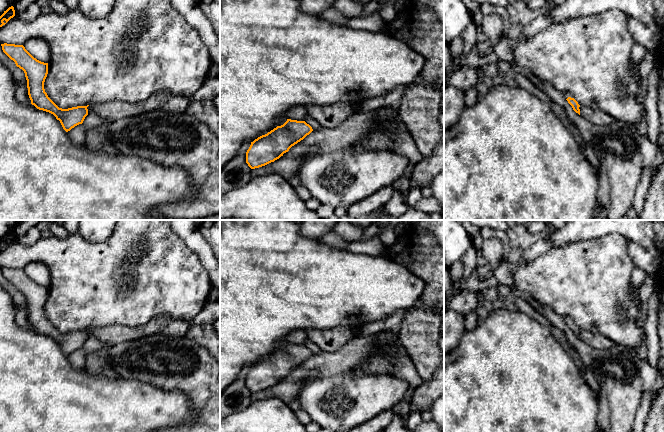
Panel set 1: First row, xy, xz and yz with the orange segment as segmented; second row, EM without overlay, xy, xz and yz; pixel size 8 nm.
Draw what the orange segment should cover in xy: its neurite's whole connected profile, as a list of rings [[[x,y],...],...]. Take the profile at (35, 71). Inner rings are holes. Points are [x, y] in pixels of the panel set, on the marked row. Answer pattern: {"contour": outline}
{"contour": [[[4,43],[1,46],[3,52],[24,71],[32,105],[39,110],[53,114],[66,132],[83,123],[88,115],[89,105],[62,109],[45,92],[44,82],[48,74],[48,63],[34,58],[23,45]]]}

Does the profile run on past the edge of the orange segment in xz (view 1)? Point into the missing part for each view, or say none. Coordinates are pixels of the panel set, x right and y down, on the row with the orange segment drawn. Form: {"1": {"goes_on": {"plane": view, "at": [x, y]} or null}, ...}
{"1": {"goes_on": null}}

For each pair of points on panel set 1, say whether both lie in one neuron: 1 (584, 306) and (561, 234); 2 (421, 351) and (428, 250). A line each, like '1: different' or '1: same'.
1: different
2: same

